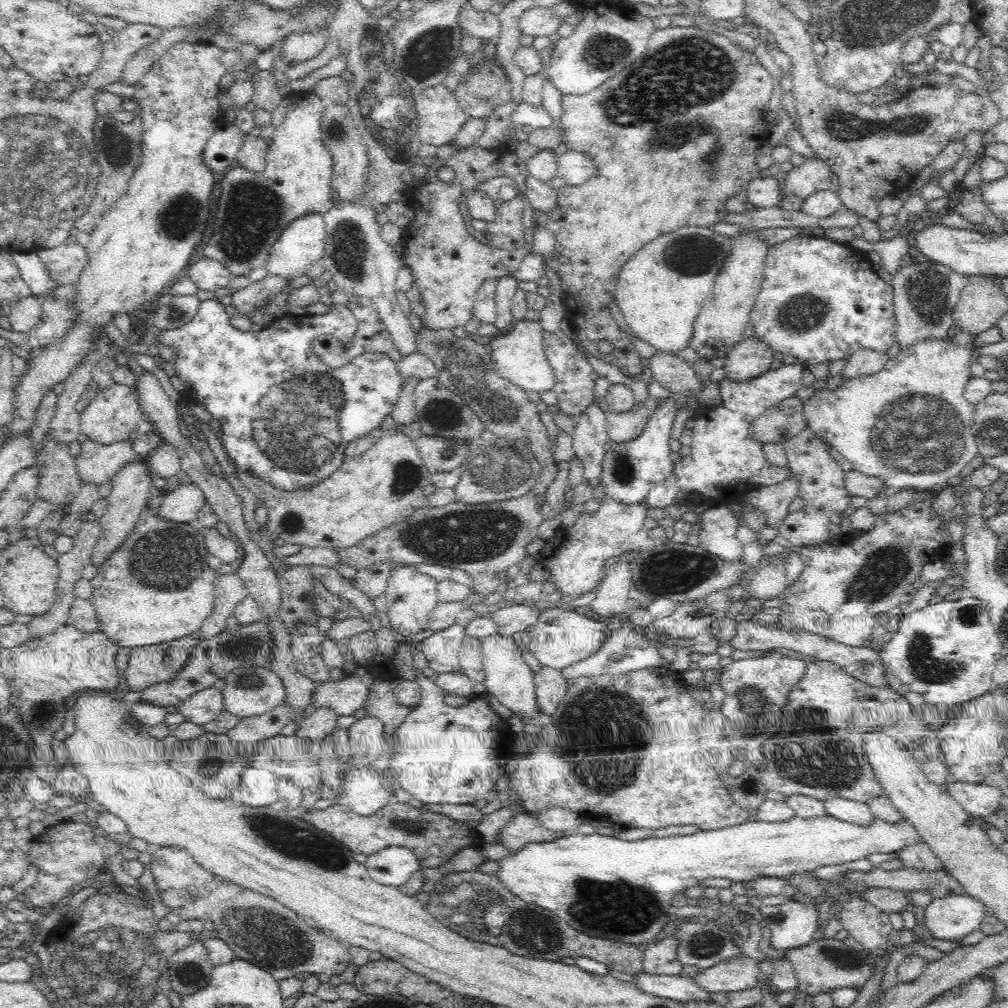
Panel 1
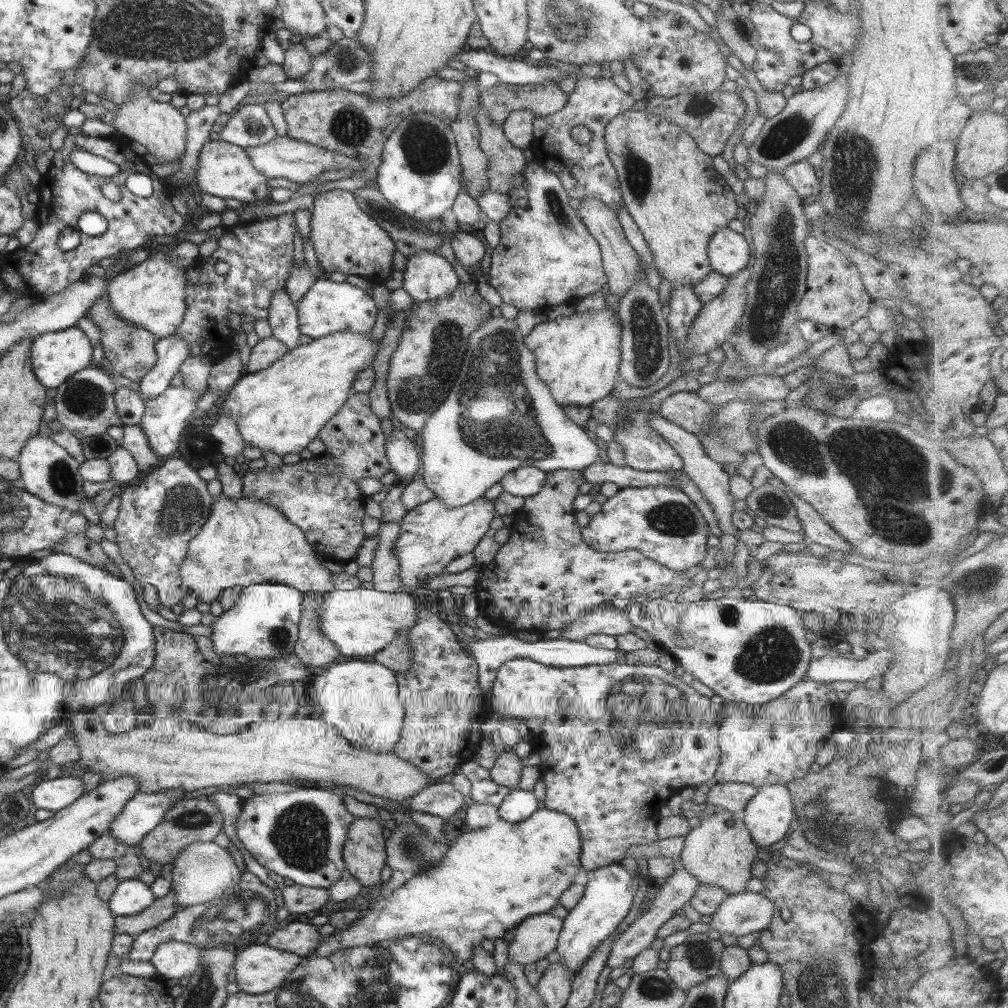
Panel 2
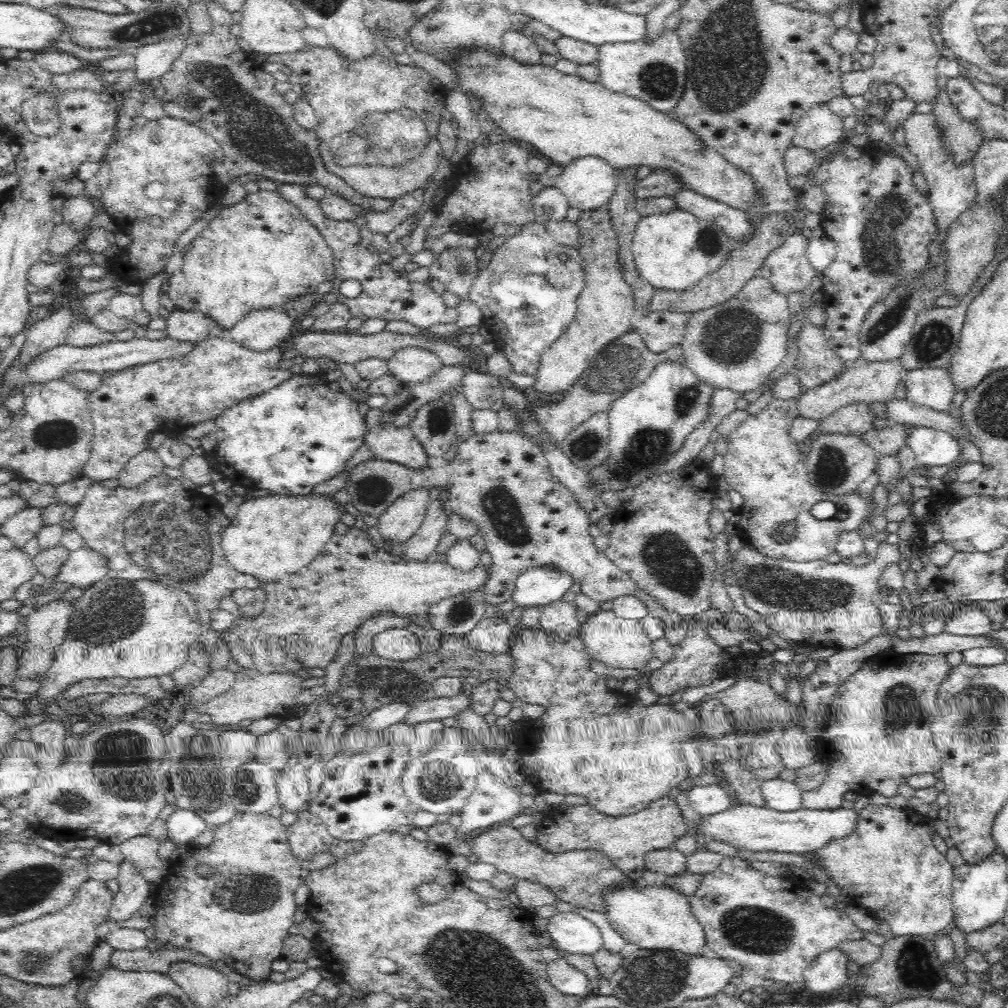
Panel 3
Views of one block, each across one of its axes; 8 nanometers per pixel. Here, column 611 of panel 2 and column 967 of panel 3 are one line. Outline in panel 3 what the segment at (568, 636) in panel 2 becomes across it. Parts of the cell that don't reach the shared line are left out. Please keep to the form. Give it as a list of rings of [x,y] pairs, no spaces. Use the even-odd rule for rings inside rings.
[[[970,602],[953,612],[947,621],[945,632],[957,636],[984,637],[992,630],[993,621],[990,616],[977,604]]]

